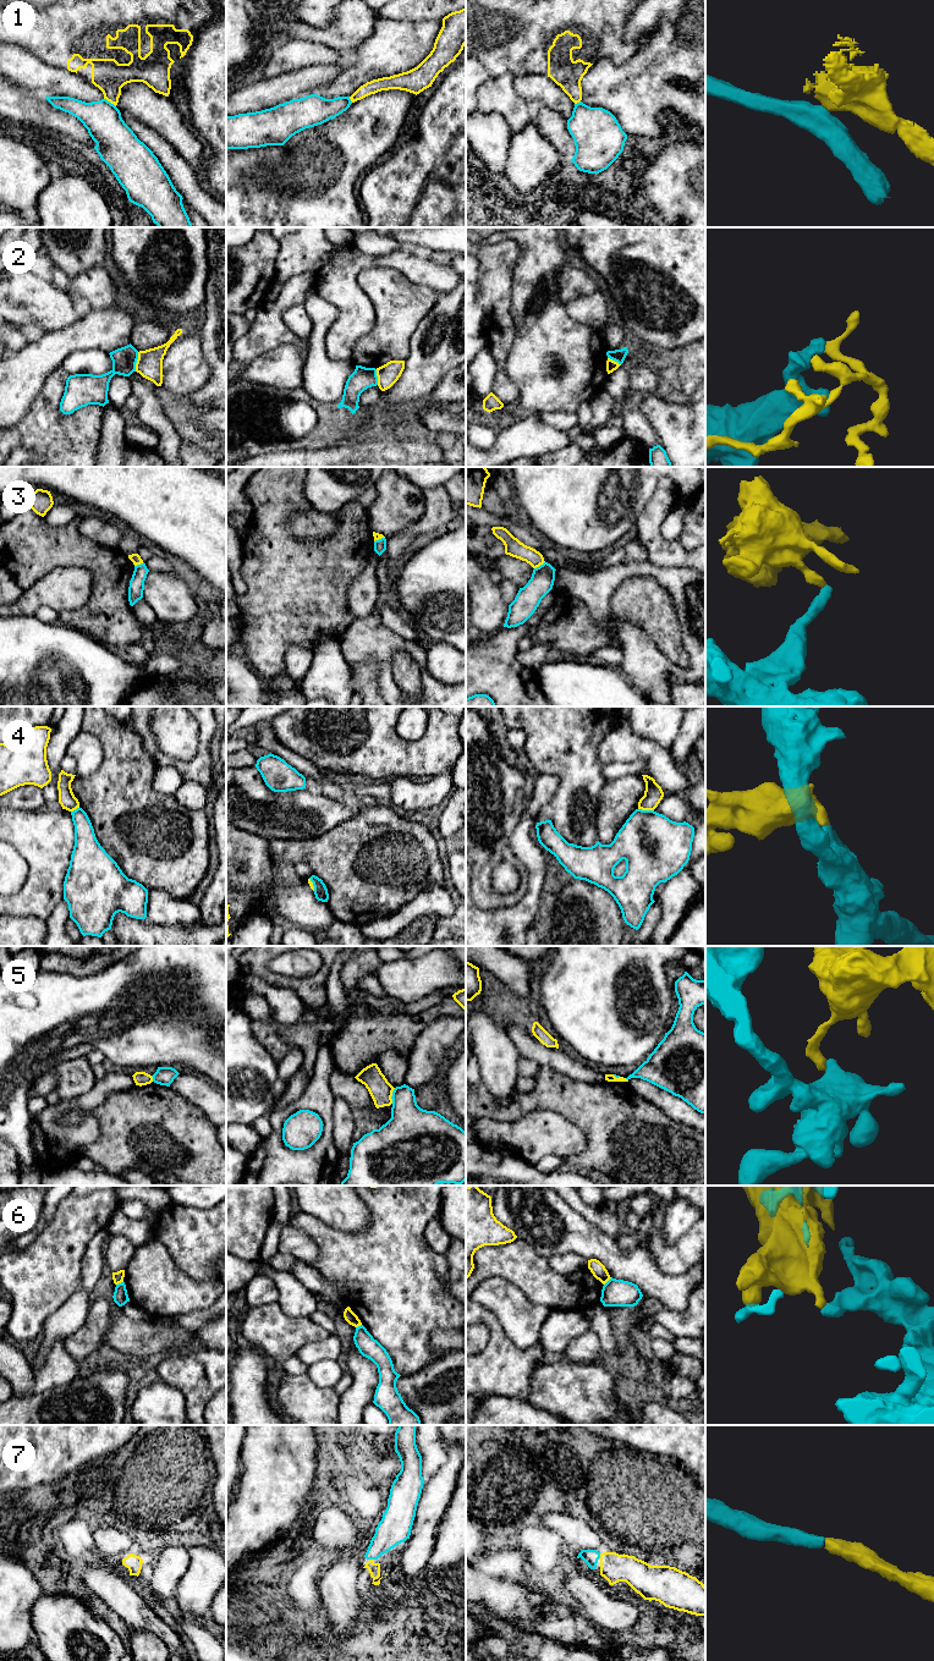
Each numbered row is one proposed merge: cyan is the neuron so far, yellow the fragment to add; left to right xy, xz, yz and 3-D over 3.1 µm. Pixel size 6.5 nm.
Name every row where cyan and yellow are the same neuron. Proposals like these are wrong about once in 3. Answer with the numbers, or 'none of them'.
7

